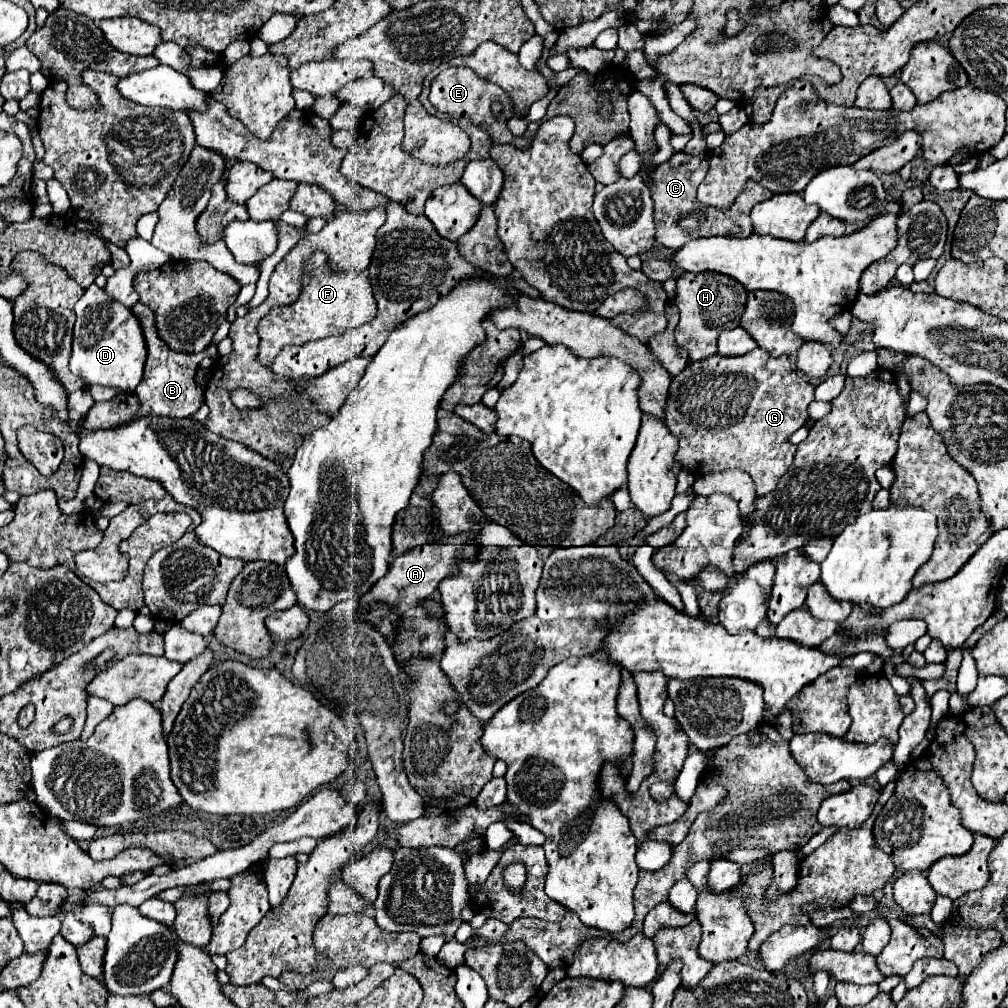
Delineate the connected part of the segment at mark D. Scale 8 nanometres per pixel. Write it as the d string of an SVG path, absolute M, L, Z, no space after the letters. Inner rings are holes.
M90 285L74 307L76 325L72 341L70 369L74 375L82 377L88 385L110 385L124 393L134 391L142 379L146 363L146 341L140 321L134 317L132 309L114 301L108 293Z

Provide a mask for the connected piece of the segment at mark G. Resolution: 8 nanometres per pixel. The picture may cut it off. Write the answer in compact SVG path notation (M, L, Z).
M756 347L754 351L746 353L746 355L738 355L738 357L724 357L724 355L710 355L708 359L704 361L696 361L696 363L690 363L680 375L672 377L672 385L670 385L670 395L668 395L668 407L666 407L666 427L672 435L678 437L678 451L676 451L676 459L690 469L690 473L694 475L706 475L706 473L716 473L716 471L724 471L724 469L742 469L746 471L752 481L756 483L756 493L758 495L766 495L770 491L776 489L778 485L778 479L788 471L788 467L792 465L792 459L794 459L794 453L796 453L796 447L788 443L788 437L800 429L806 419L808 419L808 405L814 401L814 385L808 383L802 375L798 375L798 371L792 367L790 359L786 355L782 357L770 357L762 347Z

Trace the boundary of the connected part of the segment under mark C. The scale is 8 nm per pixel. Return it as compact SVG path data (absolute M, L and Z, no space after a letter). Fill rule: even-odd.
M676 153L668 163L662 163L654 169L652 177L652 197L656 199L654 219L656 219L656 241L668 249L682 249L692 239L702 237L714 237L714 235L726 235L726 237L750 237L752 235L752 221L750 211L756 203L770 199L770 191L754 181L744 187L744 191L734 199L734 205L730 209L714 209L706 207L700 201L696 201L696 189L702 183L704 175L708 171L708 159L706 157L694 157L686 153Z

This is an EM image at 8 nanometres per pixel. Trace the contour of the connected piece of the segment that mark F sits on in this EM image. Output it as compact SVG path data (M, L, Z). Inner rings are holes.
M314 251L302 267L302 293L300 297L284 307L274 307L258 323L258 361L270 367L276 355L286 345L304 345L308 341L318 341L330 335L342 335L376 317L376 299L372 295L372 285L368 271L362 273L340 273L330 269L328 257L322 251Z

